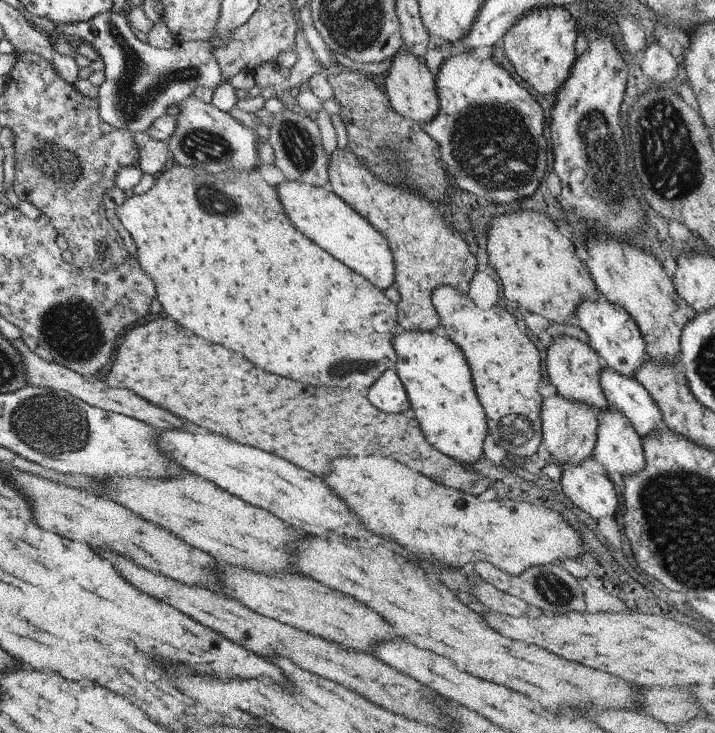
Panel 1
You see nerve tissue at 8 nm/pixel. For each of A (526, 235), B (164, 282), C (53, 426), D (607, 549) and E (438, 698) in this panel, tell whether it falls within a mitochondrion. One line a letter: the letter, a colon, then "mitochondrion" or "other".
A: other
B: other
C: mitochondrion
D: other
E: other

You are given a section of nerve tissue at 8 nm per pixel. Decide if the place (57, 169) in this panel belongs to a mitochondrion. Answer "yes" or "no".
yes

